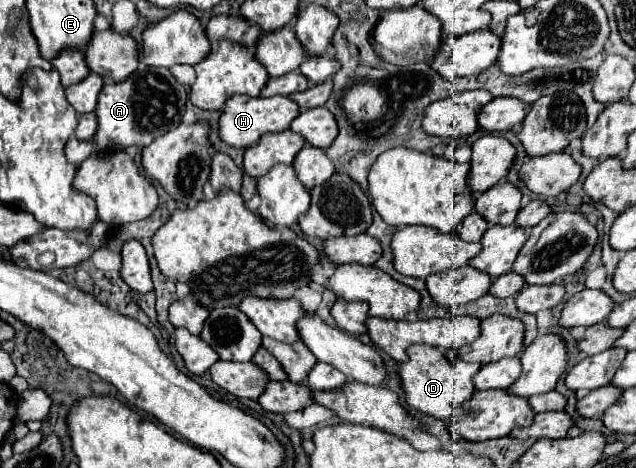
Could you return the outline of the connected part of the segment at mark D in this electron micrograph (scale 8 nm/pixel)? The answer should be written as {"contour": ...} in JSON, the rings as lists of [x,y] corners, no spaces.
{"contour":[[[411,345],[409,349],[409,361],[401,363],[399,373],[403,381],[403,389],[407,393],[407,405],[411,409],[423,411],[427,415],[433,415],[443,421],[451,421],[453,415],[461,417],[467,411],[463,409],[463,403],[471,399],[475,393],[473,377],[483,367],[481,363],[467,363],[459,357],[453,361],[445,357],[445,353],[431,345]]]}

